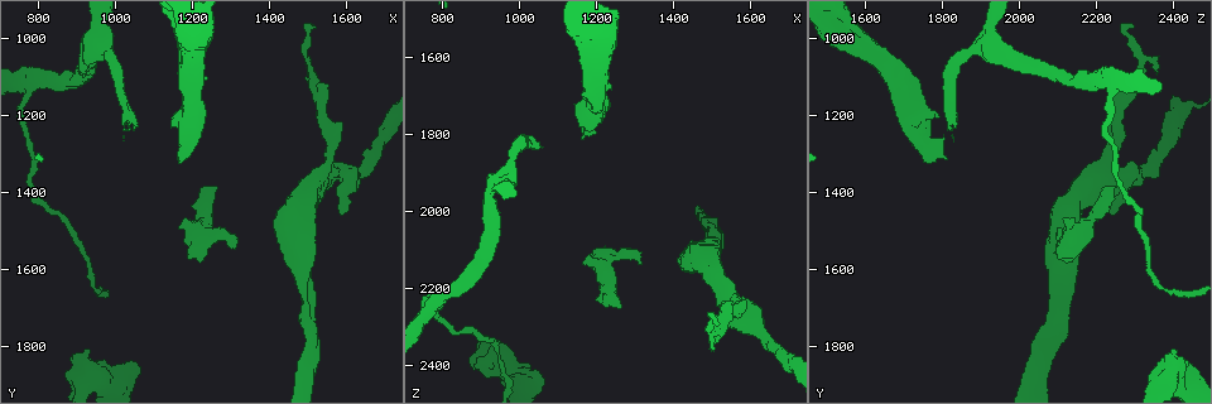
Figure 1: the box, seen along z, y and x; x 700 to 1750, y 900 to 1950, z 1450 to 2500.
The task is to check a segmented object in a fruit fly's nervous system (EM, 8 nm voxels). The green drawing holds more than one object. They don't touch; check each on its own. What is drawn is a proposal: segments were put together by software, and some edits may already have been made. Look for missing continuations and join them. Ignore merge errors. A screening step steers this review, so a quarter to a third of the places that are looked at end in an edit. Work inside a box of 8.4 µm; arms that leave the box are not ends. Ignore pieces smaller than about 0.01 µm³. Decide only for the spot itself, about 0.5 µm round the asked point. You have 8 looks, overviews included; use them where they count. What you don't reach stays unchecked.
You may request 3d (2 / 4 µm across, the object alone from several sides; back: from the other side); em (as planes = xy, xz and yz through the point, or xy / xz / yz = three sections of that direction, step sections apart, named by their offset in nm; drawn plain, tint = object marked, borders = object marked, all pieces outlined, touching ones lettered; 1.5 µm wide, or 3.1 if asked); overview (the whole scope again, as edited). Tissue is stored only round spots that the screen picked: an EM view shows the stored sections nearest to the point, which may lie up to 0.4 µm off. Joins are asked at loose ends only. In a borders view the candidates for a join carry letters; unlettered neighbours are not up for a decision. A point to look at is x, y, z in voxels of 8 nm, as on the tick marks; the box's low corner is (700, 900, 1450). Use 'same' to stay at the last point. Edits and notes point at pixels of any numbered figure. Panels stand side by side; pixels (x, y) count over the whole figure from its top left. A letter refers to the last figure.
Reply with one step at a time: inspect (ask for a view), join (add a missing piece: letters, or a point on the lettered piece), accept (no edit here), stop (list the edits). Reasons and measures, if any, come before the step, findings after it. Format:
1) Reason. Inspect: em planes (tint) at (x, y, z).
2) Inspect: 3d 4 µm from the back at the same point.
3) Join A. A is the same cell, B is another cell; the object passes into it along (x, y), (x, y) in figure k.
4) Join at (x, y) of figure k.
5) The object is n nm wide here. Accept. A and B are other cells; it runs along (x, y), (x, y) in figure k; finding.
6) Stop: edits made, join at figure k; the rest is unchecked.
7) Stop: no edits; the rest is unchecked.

Thin end. Inspect: em planes (tint) at (1510, 970, 2305).

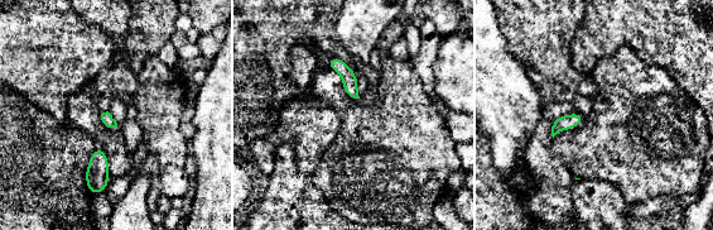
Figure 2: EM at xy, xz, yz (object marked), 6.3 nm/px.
See the neighbours. Inspect: em planes (borders) at the same point.

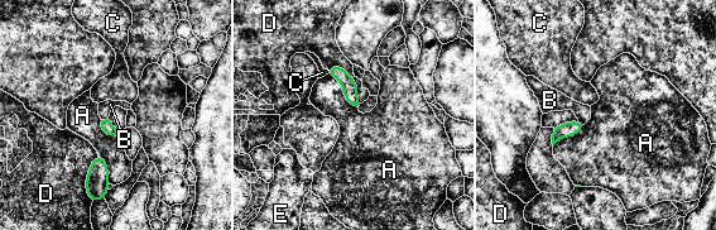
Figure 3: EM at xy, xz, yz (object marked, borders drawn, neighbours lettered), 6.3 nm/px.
The object is 80 nm wide here. Accept. A, B, C, D and E are other cells; no lettered piece goes on from it.

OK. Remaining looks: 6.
Branch stops here. Inspect: 3d 4 µm at (1045, 1230, 1820).

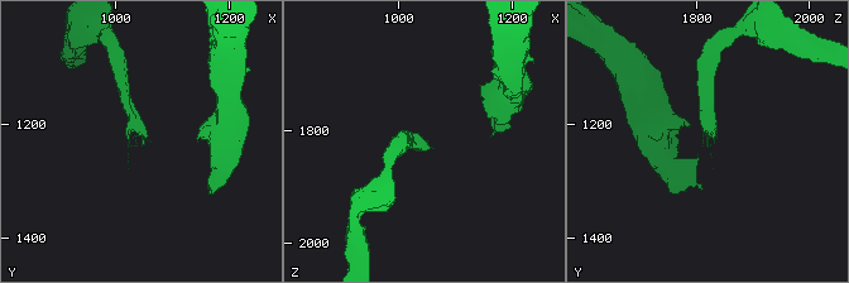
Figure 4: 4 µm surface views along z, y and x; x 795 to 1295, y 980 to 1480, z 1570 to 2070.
Inspect: em planes (borders) at (1045, 1235, 1820).

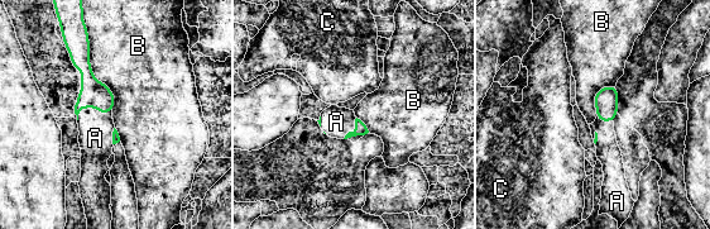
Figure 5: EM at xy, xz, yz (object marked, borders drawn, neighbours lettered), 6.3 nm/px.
Join A. A is the same cell, B and C are other cells; the object passes into it along (95, 94), (91, 106), (95, 138) in figure 5; the cell continues.

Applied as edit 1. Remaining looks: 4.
Stop: edits made, join at figure 5; the rest is unchecked.

